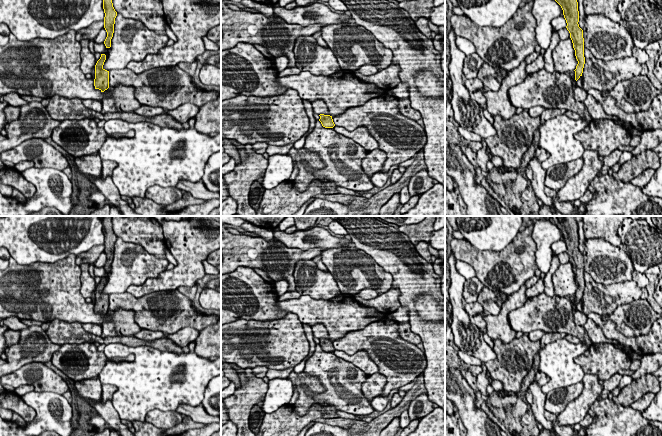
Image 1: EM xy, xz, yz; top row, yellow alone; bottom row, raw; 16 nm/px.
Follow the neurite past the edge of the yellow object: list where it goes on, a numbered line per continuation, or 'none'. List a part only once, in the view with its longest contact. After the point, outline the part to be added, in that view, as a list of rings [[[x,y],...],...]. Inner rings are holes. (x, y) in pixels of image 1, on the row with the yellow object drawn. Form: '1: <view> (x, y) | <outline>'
none

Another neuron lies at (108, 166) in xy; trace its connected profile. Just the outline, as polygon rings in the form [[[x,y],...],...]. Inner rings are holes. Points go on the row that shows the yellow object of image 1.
[[[102,160],[102,172],[100,179],[105,179],[109,176],[111,177],[116,166],[117,164],[114,161]]]

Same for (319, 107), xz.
[[[315,100],[311,102],[311,104],[314,113],[318,115],[320,114],[329,115],[329,110],[324,100]]]

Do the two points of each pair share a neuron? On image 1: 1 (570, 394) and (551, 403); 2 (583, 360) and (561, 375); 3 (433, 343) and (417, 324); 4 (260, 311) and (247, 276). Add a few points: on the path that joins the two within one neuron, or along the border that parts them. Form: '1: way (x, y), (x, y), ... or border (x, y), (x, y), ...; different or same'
1: way (565, 396), (556, 401); same
2: border (590, 344), (587, 350), (574, 358), (584, 373); different
3: way (431, 338), (422, 329); same
4: way (259, 302), (249, 285); same

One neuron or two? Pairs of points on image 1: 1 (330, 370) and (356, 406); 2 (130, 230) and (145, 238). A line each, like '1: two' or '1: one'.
1: one
2: one

